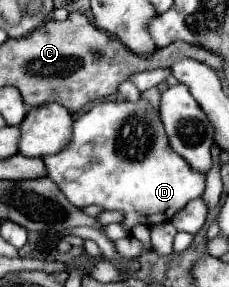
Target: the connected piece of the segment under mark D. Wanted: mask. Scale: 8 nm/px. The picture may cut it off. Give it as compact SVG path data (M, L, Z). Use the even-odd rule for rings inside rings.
M98 102L88 112L78 116L72 124L72 142L64 150L52 156L44 156L46 176L56 182L62 194L74 206L96 204L102 210L120 210L124 214L122 228L132 232L134 226L154 226L170 220L178 210L182 210L192 198L204 192L204 176L194 172L182 156L178 156L164 132L156 108L148 102Z

